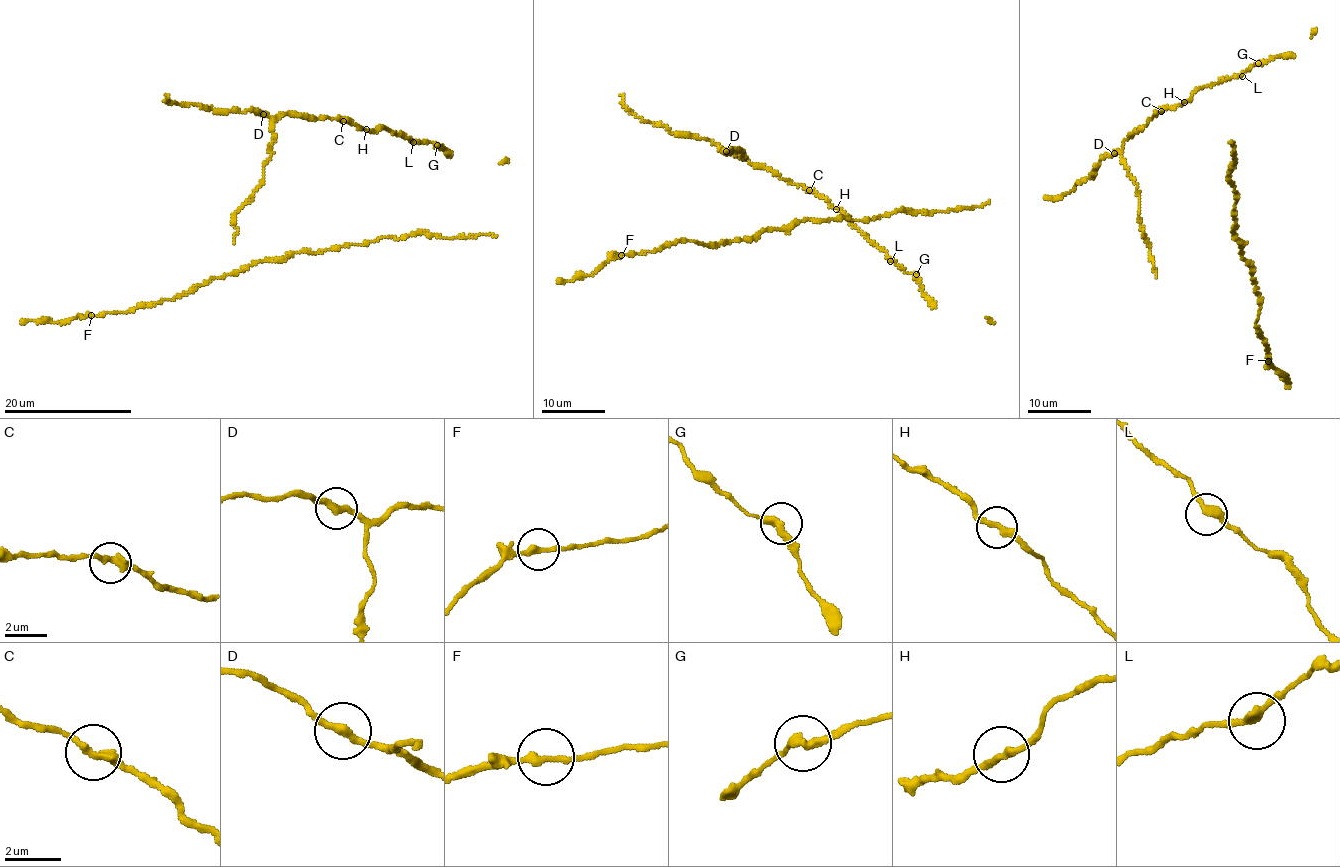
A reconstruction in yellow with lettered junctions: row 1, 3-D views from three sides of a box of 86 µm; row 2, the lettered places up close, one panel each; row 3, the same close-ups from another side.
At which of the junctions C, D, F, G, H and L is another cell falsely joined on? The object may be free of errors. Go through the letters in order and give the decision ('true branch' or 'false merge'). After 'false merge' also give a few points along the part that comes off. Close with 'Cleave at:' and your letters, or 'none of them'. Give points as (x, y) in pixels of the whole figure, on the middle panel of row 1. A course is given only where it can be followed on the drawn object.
C: true branch
D: true branch
F: true branch
G: false merge; course (916, 275), (933, 309)
H: true branch
L: true branch
Cleave at: G

